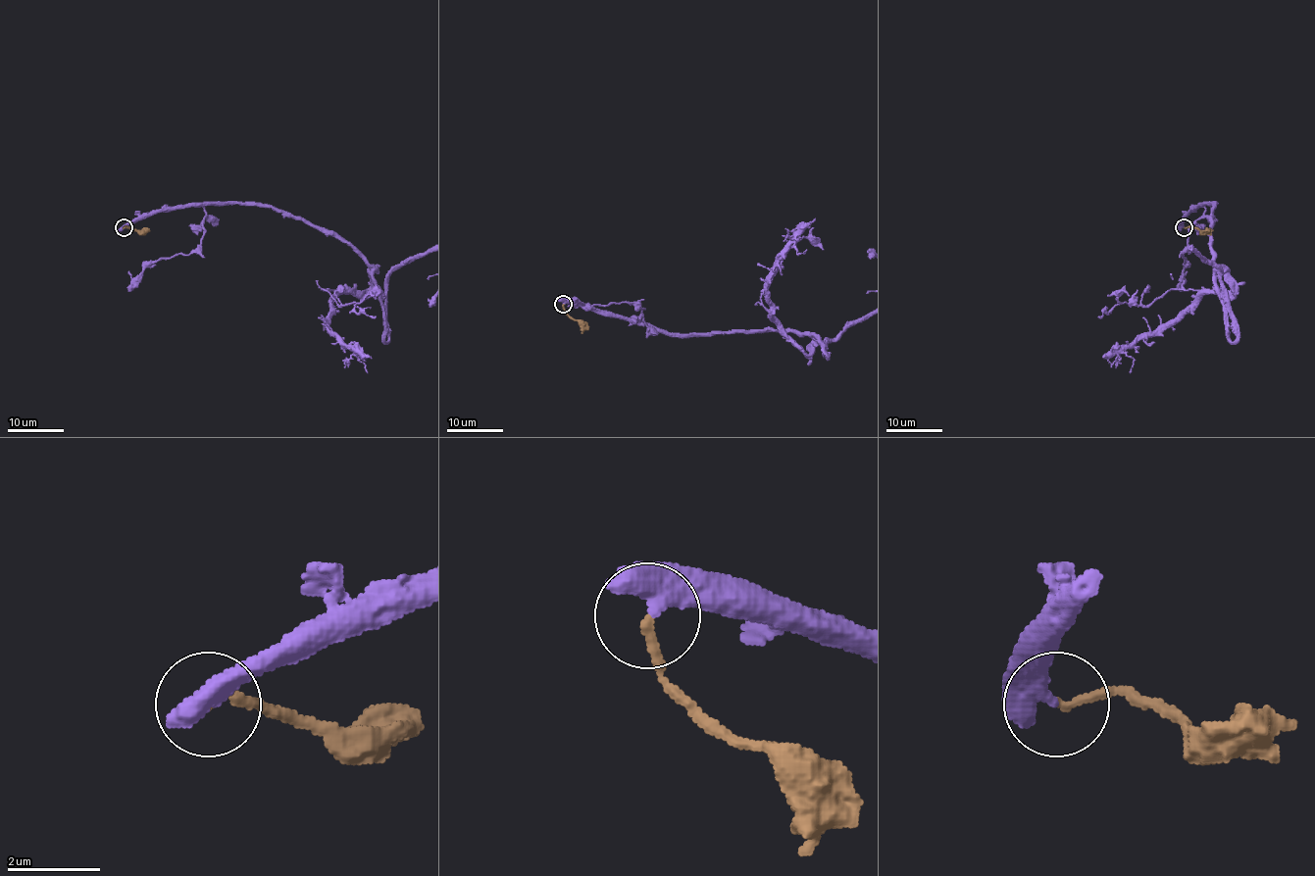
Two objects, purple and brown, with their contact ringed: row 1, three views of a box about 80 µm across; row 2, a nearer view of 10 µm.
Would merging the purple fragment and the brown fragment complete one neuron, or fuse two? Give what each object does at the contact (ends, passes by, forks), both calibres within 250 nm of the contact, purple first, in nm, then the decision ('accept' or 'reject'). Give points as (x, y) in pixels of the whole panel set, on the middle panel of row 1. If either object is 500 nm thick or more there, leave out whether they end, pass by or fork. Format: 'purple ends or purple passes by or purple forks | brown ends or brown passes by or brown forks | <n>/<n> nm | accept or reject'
purple passes by | brown ends | 400/170 nm | accept

